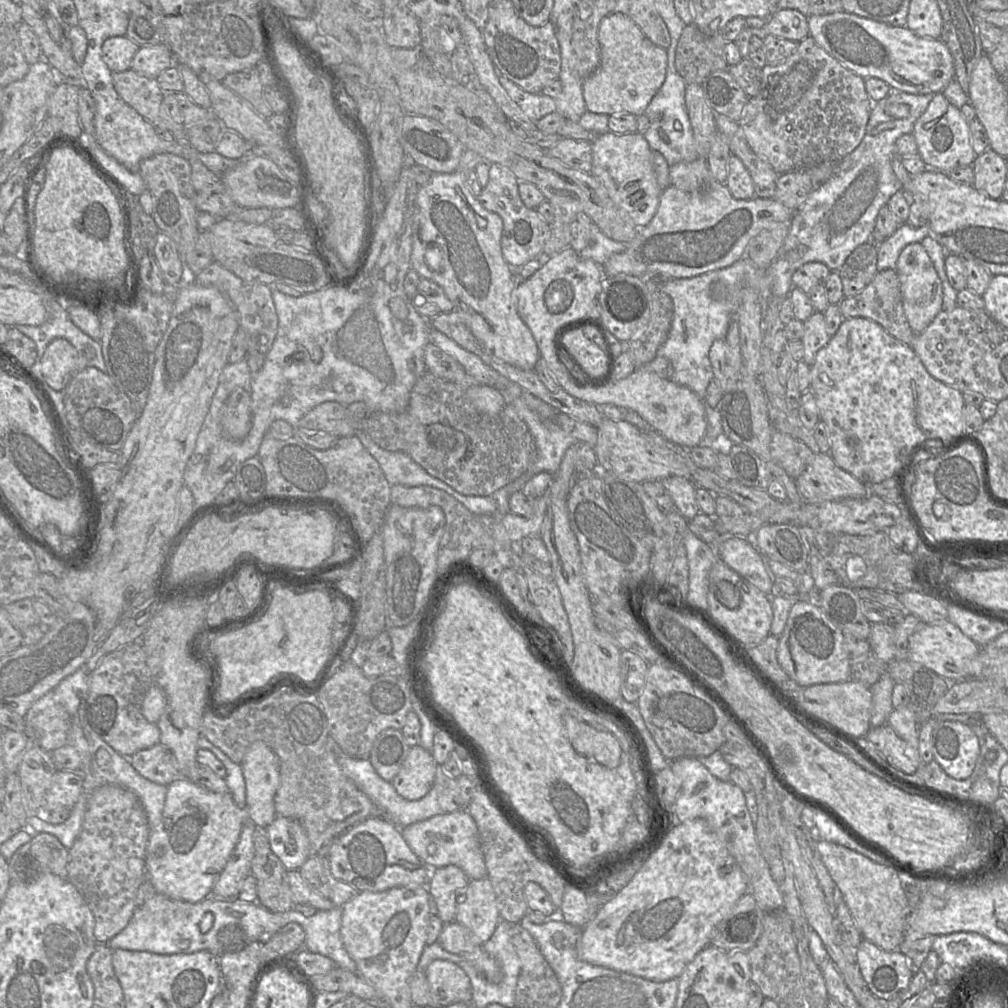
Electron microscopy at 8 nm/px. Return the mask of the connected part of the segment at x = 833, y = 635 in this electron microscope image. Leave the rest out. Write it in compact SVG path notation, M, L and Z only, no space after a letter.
M806 601L795 602L778 641L777 661L798 685L805 688L851 680L851 660L844 648L843 632L819 606Z

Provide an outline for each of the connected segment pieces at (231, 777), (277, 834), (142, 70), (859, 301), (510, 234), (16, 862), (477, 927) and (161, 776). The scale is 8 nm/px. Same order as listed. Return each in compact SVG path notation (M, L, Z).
M205 737L198 739L198 747L211 751L225 766L225 782L228 786L229 793L237 806L244 809L246 806L246 785L240 764L234 763L223 751L214 746Z
M277 815L266 830L271 850L286 871L299 870L310 856L308 837L302 825L295 819Z
M166 44L142 46L132 59L130 69L145 77L156 79L165 69L173 65L173 54Z
M895 269L877 272L873 280L860 293L845 297L838 305L844 319L863 317L872 320L897 340L911 346L915 333L904 313L900 281Z
M491 163L487 185L477 196L477 200L488 211L499 215L503 221L501 251L504 260L513 267L522 267L537 259L543 253L543 247L550 237L550 225L536 211L527 208L518 192L519 180L514 173L500 164Z
M48 833L34 834L32 839L18 848L8 860L11 883L34 883L47 873L67 879L68 854L69 850L55 836Z
M469 880L463 897L457 897L455 921L465 926L474 940L483 945L501 920L490 880Z
M162 744L140 750L129 758L133 768L144 778L156 784L168 786L176 779L183 779L178 776L178 764L169 748Z

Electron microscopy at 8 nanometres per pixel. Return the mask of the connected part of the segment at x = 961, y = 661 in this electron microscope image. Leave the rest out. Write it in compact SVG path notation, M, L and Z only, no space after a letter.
M948 620L921 624L909 639L908 660L922 664L950 682L982 678L981 647Z

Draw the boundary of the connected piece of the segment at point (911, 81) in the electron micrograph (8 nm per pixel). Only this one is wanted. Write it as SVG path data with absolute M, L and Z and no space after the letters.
M846 11L810 15L808 25L809 36L841 65L864 79L880 78L893 90L938 93L955 79L953 56L945 43L920 37L906 26L892 26Z

